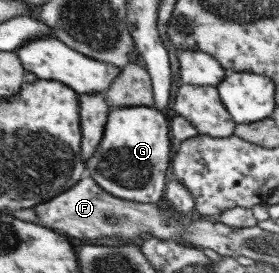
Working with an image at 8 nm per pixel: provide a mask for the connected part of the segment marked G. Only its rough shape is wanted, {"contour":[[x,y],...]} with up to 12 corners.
{"contour":[[149,106],[109,108],[86,174],[113,197],[156,203],[170,131]]}

